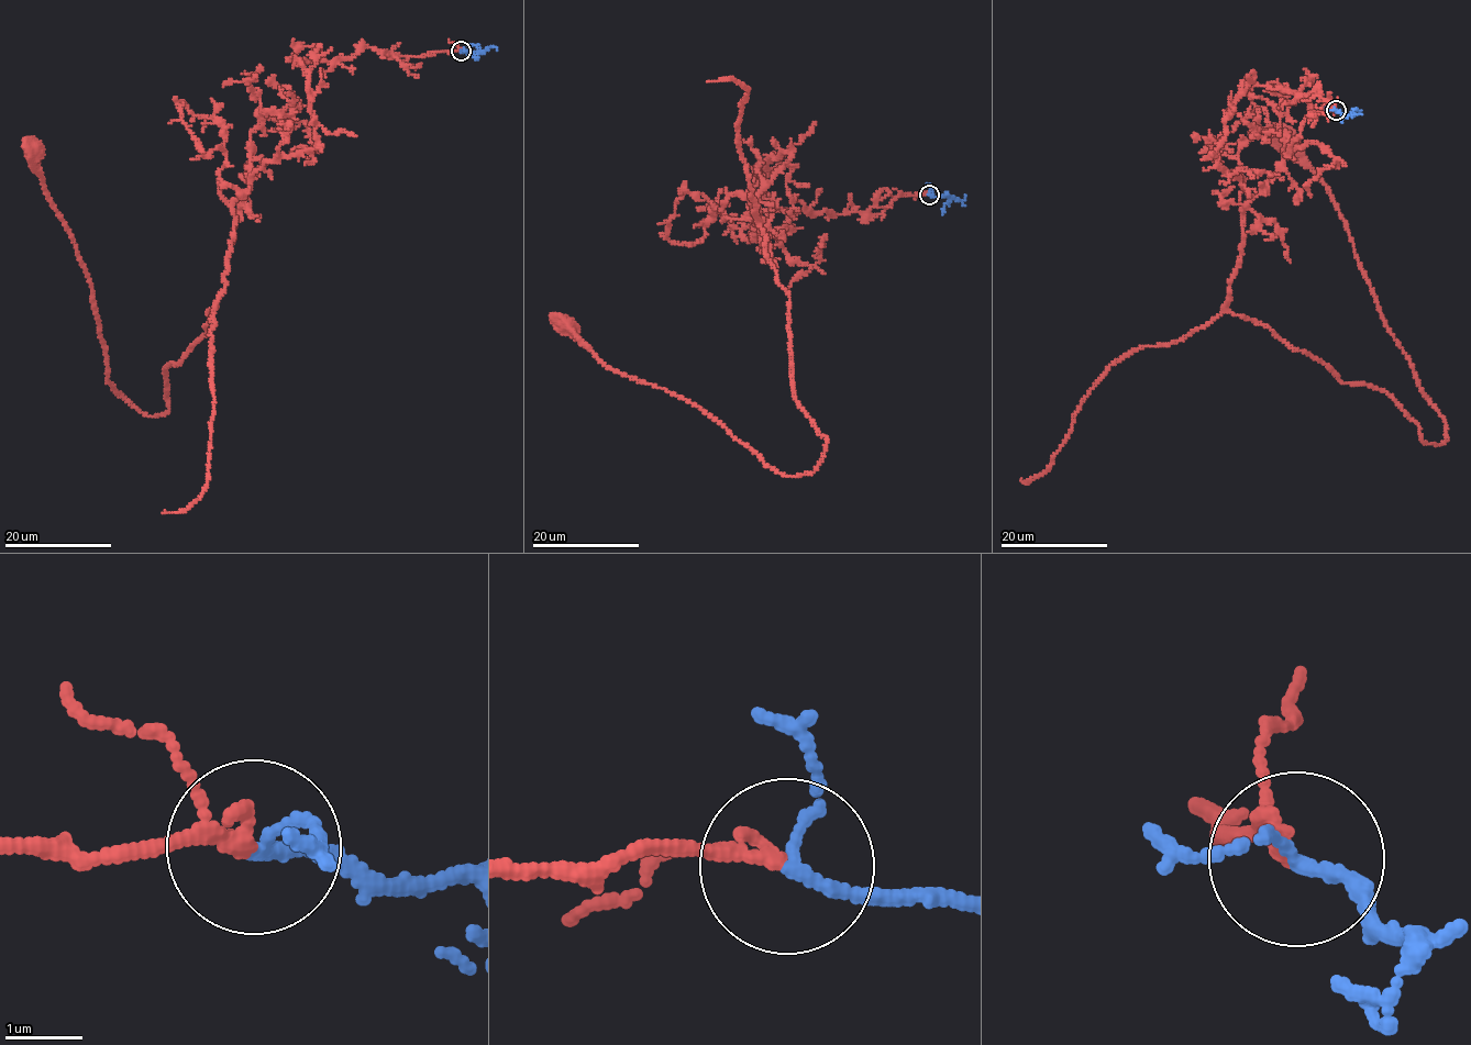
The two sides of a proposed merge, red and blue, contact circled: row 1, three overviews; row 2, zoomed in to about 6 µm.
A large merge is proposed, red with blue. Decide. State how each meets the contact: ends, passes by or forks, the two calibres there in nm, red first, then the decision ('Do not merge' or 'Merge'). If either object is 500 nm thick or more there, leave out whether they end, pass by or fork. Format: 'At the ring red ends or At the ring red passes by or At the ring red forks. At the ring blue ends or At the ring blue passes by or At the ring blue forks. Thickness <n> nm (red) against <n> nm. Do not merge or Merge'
At the ring red passes by. At the ring blue passes by. Thickness 150 nm (red) against 140 nm. Merge

